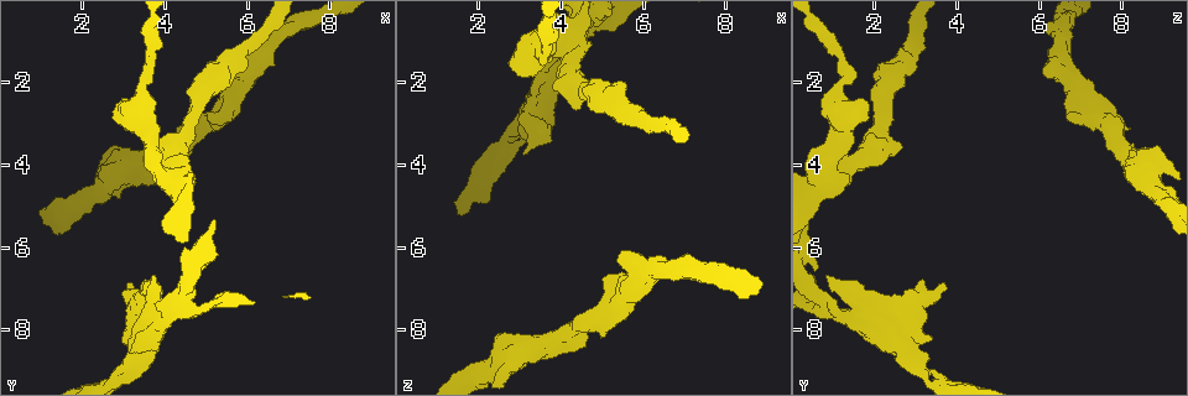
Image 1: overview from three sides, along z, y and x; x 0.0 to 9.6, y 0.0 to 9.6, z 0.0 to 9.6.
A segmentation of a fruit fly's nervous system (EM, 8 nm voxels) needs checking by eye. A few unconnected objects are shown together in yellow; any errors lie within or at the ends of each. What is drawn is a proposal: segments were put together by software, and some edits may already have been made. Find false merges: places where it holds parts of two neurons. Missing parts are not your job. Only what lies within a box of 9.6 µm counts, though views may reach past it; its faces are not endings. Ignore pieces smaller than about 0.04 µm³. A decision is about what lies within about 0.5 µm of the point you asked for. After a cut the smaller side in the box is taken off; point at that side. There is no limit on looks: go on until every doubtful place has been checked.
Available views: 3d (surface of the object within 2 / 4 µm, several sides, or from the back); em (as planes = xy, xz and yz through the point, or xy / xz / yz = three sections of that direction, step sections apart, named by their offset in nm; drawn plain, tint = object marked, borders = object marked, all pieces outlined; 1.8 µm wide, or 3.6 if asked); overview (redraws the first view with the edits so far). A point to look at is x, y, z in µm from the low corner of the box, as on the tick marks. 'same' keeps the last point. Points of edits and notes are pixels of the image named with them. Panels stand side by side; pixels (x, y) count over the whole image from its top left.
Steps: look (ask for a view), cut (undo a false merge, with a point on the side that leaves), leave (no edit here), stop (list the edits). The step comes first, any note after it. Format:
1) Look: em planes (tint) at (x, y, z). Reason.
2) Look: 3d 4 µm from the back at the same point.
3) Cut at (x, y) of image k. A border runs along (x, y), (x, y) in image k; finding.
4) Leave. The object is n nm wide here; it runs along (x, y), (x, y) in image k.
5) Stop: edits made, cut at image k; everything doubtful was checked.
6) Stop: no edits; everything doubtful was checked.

Look: em 3.6 µm planes (tint) at (5.60, 1.45, 2.65). Sudden change in width.

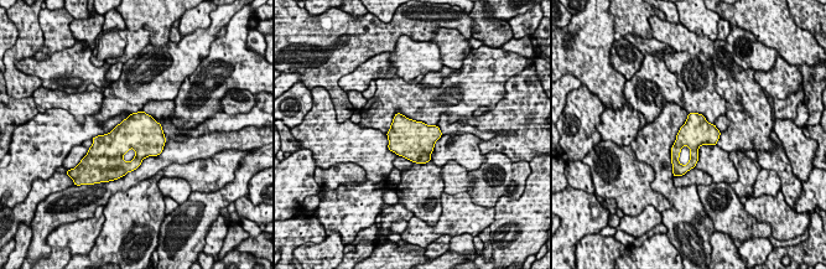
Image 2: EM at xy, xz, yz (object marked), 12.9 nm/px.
Leave. One neuron here.

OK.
Look: em 3.6 µm planes (tint) at (4.45, 4.55, 0.65). Sudden change in width.

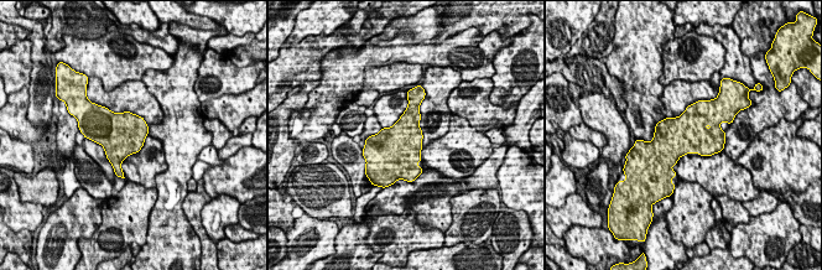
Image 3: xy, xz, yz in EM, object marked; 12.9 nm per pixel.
Leave. All the same neuron.

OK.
Look: 3d 4 µm at (3.20, 8.85, 3.05). Thick turns thin.

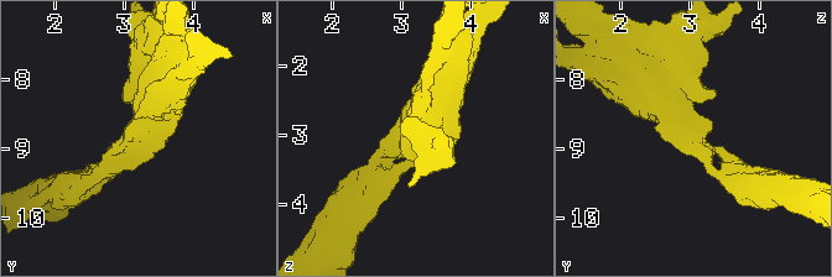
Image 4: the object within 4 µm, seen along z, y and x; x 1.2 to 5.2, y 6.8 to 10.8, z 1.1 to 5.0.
Look: em 3.6 µm planes (tint) at (3.25, 8.80, 3.05). The arms are 260, 650 nm wide.

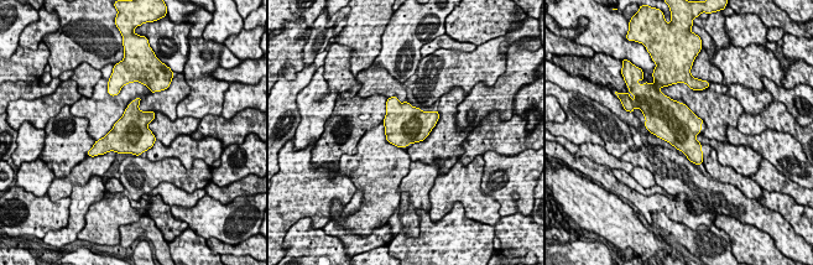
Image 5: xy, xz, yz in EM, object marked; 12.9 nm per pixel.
Leave. All the same neuron.

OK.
Look: em planes (plain) at (3.35, 7.20, 2.10). Closes a loop.

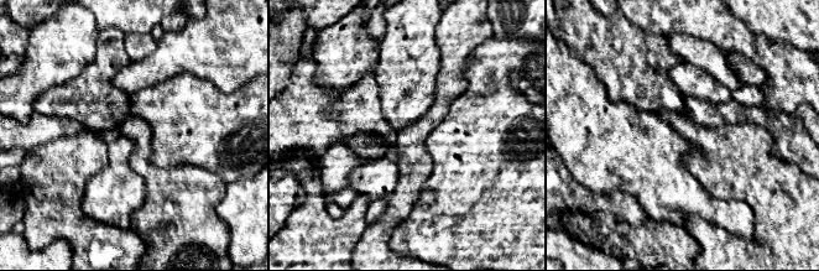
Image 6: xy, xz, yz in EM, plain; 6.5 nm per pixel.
Look: em planes (borders) at the same point.

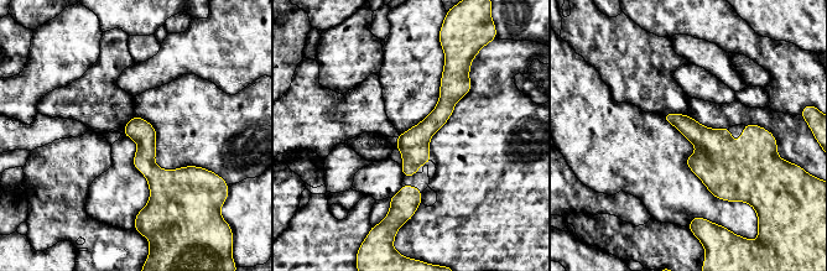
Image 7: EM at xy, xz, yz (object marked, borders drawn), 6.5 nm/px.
Leave. It runs along (450, 71), (406, 173) in image 7; all the same neuron.

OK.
Look: em 3.6 µm xy step 16 (tint) at (4.20, 7.55, 1.10). Side arm on a straight run.

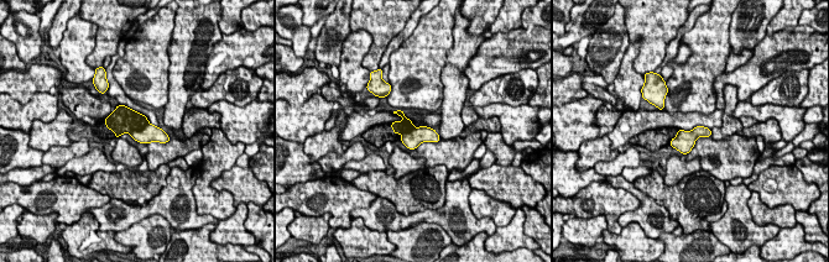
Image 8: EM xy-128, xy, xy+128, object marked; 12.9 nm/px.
Look: em 3.6 µm planes (borders) at the same point. Another direction.

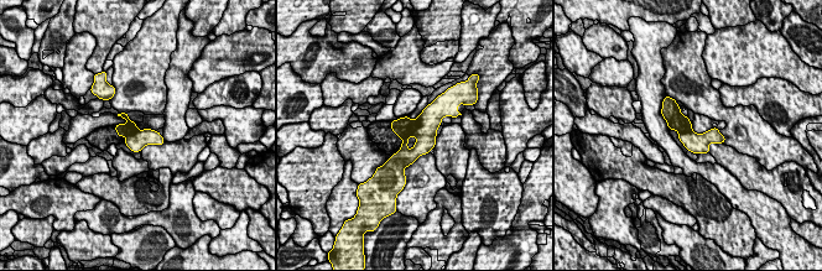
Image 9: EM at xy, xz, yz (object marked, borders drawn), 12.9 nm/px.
Cut at (425, 129) of image 9. Two neurons meet here.

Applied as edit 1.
Look: overview.

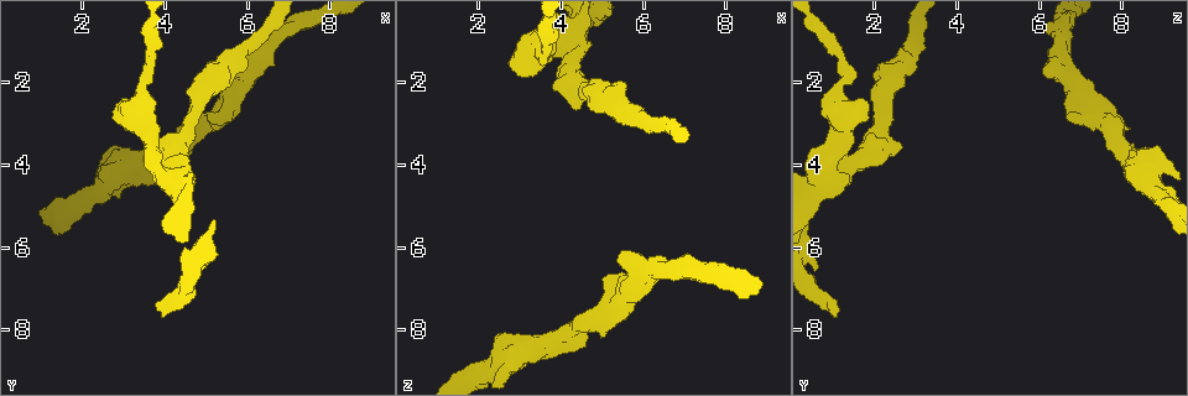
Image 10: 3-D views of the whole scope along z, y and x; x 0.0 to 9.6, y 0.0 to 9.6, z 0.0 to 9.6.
Look: 3d 4 µm at (6.00, 1.80, 6.65). Sharp bend.

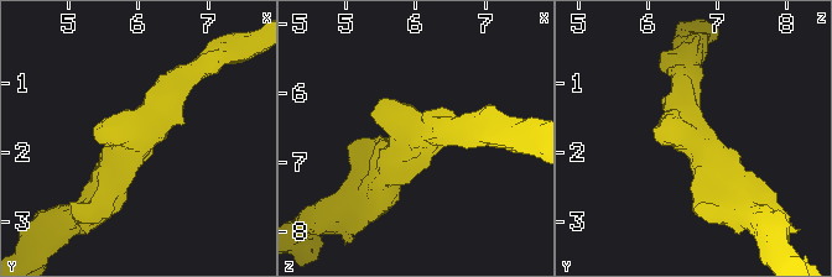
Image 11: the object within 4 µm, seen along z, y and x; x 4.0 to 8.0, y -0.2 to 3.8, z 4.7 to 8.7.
Look: em planes (tint) at (6.05, 1.75, 6.65).

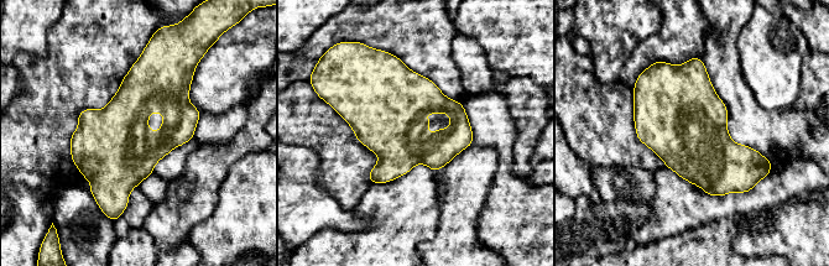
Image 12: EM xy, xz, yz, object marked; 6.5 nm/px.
Leave. One neuron here.

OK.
Stop: edits made, cut at image 9; everything doubtful was checked.

